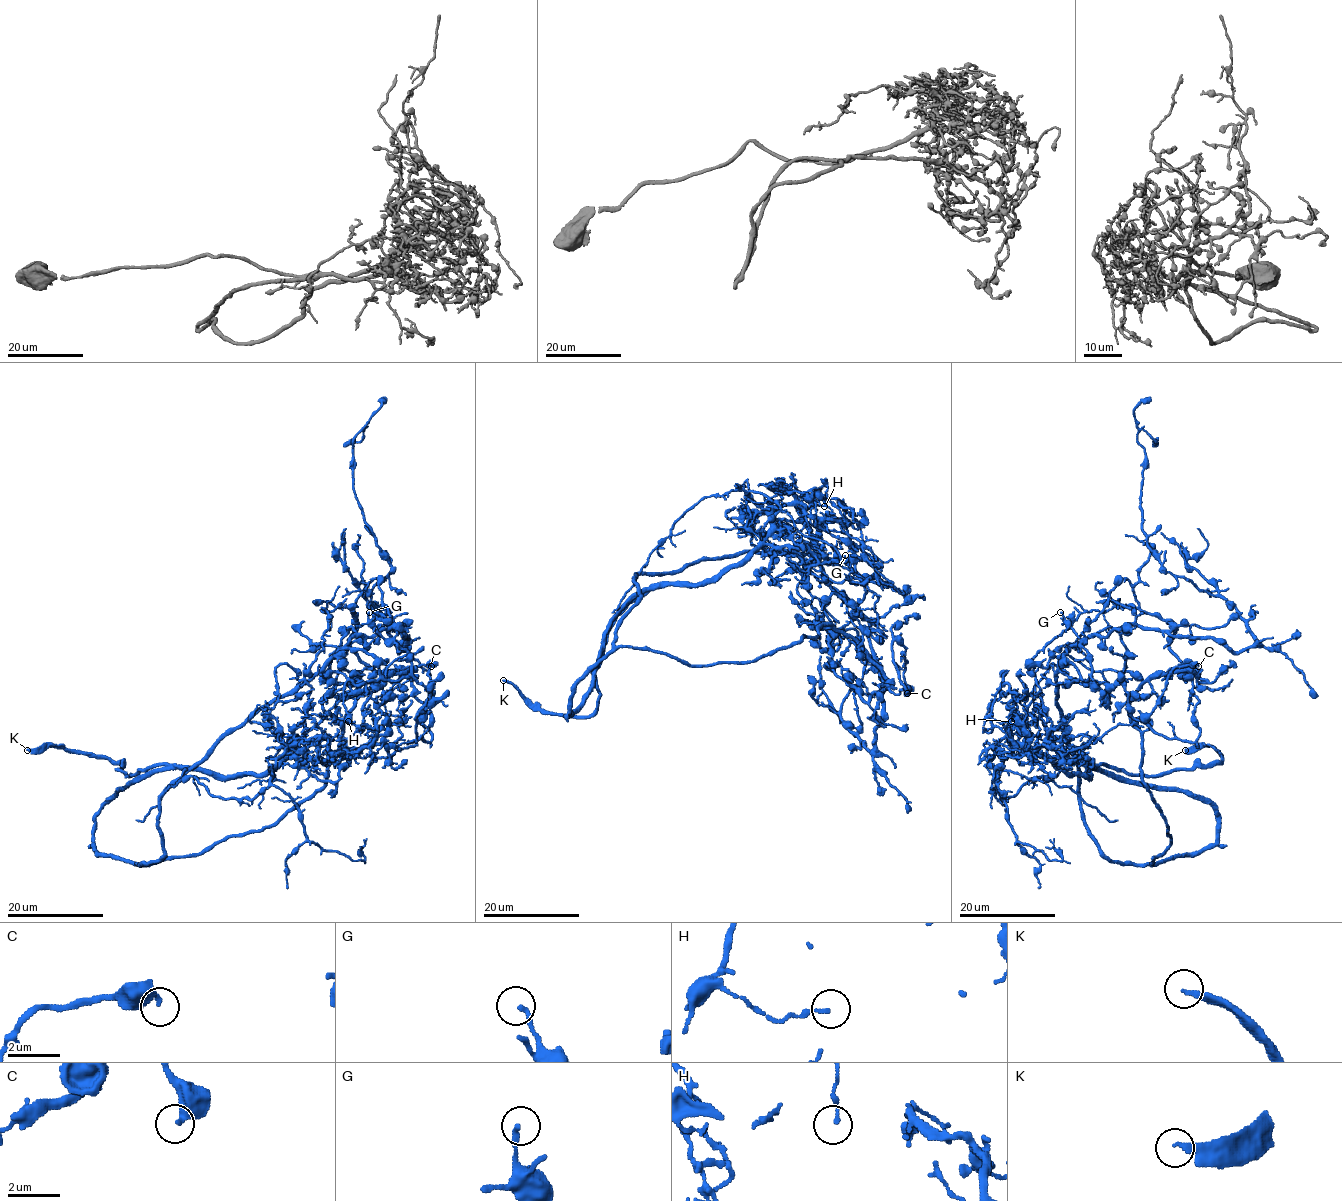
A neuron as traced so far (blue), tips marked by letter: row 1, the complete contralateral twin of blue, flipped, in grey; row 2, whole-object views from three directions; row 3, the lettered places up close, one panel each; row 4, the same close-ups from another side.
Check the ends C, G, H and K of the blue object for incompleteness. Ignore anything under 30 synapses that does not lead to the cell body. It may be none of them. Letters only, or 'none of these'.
K

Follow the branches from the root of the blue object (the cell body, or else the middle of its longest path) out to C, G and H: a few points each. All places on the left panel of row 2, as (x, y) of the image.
C: (178, 779), (163, 855), (139, 865), (310, 799), (384, 677), (411, 671), (429, 741), (431, 666)
G: (178, 779), (346, 648), (371, 653), (387, 680), (407, 676), (411, 657), (373, 626), (369, 612)
H: (178, 779), (166, 791), (192, 776), (252, 799), (288, 746), (373, 740), (369, 694), (350, 680), (348, 721)

